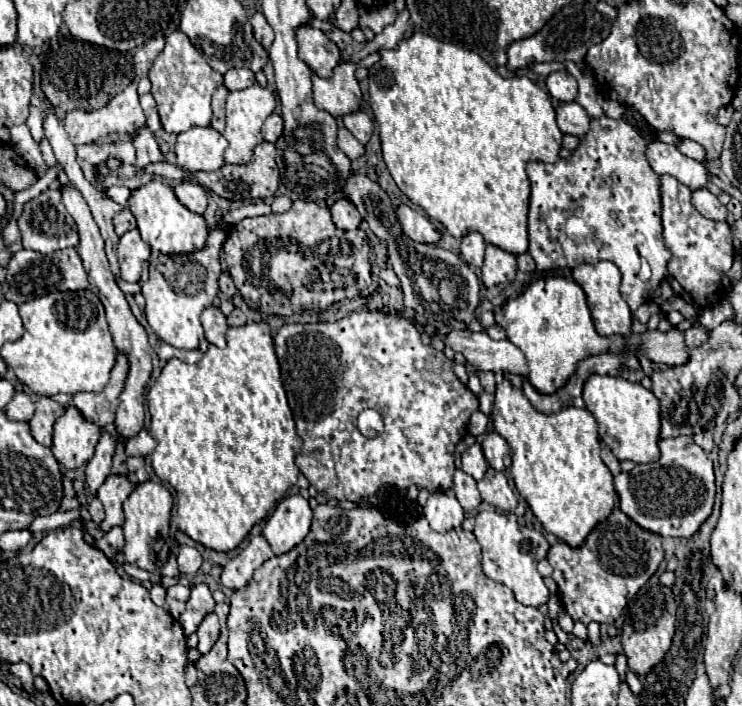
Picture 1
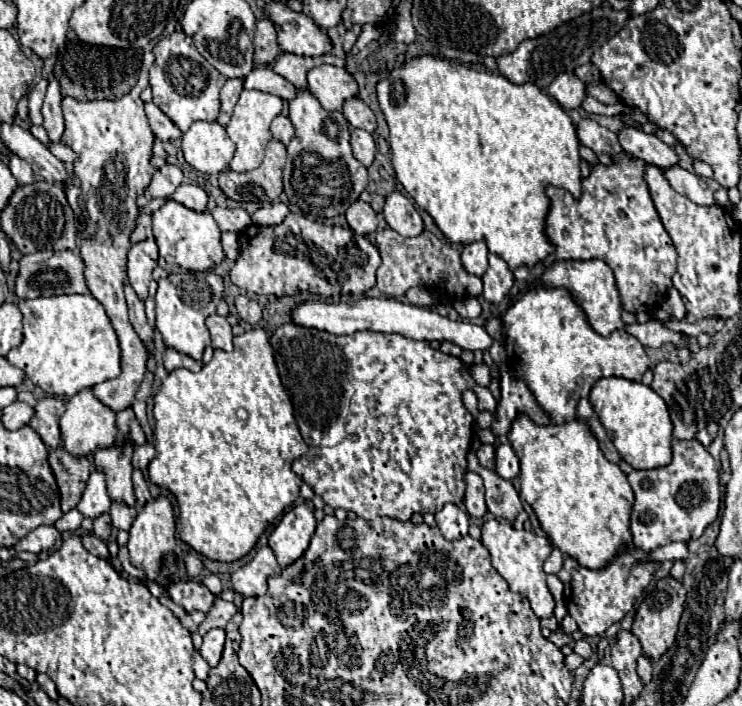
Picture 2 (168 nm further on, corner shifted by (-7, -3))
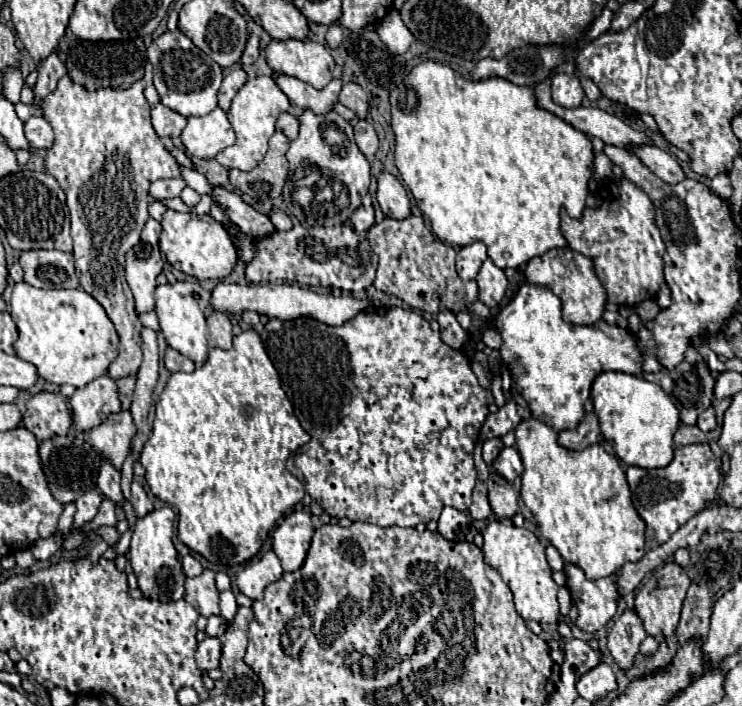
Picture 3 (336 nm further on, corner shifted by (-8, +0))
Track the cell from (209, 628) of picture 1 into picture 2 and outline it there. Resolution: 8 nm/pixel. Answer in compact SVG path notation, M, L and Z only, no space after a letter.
M213 628L203 636L203 646L199 648L199 654L207 660L209 666L217 666L223 652L223 644L225 644L225 630L221 628Z

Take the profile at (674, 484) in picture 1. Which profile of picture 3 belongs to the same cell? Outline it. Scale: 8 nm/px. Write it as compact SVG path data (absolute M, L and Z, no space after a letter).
M694 443L678 447L670 465L662 469L626 469L628 485L632 489L632 503L646 523L646 549L656 549L666 543L686 521L716 501L716 487L720 483L720 463L710 451L708 443Z

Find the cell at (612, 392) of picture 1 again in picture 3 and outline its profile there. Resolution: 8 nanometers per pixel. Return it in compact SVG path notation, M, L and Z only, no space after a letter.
M606 371L594 379L590 397L604 439L614 447L618 459L644 469L666 467L672 461L672 437L680 427L680 417L670 397L656 383L620 371Z

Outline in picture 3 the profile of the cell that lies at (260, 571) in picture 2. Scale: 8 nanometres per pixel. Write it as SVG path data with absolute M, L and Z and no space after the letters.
M268 551L258 561L250 563L244 571L236 575L236 587L240 589L240 593L244 593L254 601L254 599L260 599L264 595L266 585L278 581L282 573L284 571L280 567L278 557L274 555L274 551Z

